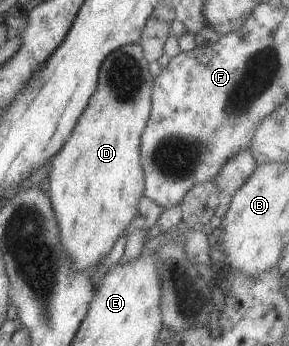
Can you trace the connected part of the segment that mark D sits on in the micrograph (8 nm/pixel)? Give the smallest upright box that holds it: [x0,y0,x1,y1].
[47,43,153,270]

